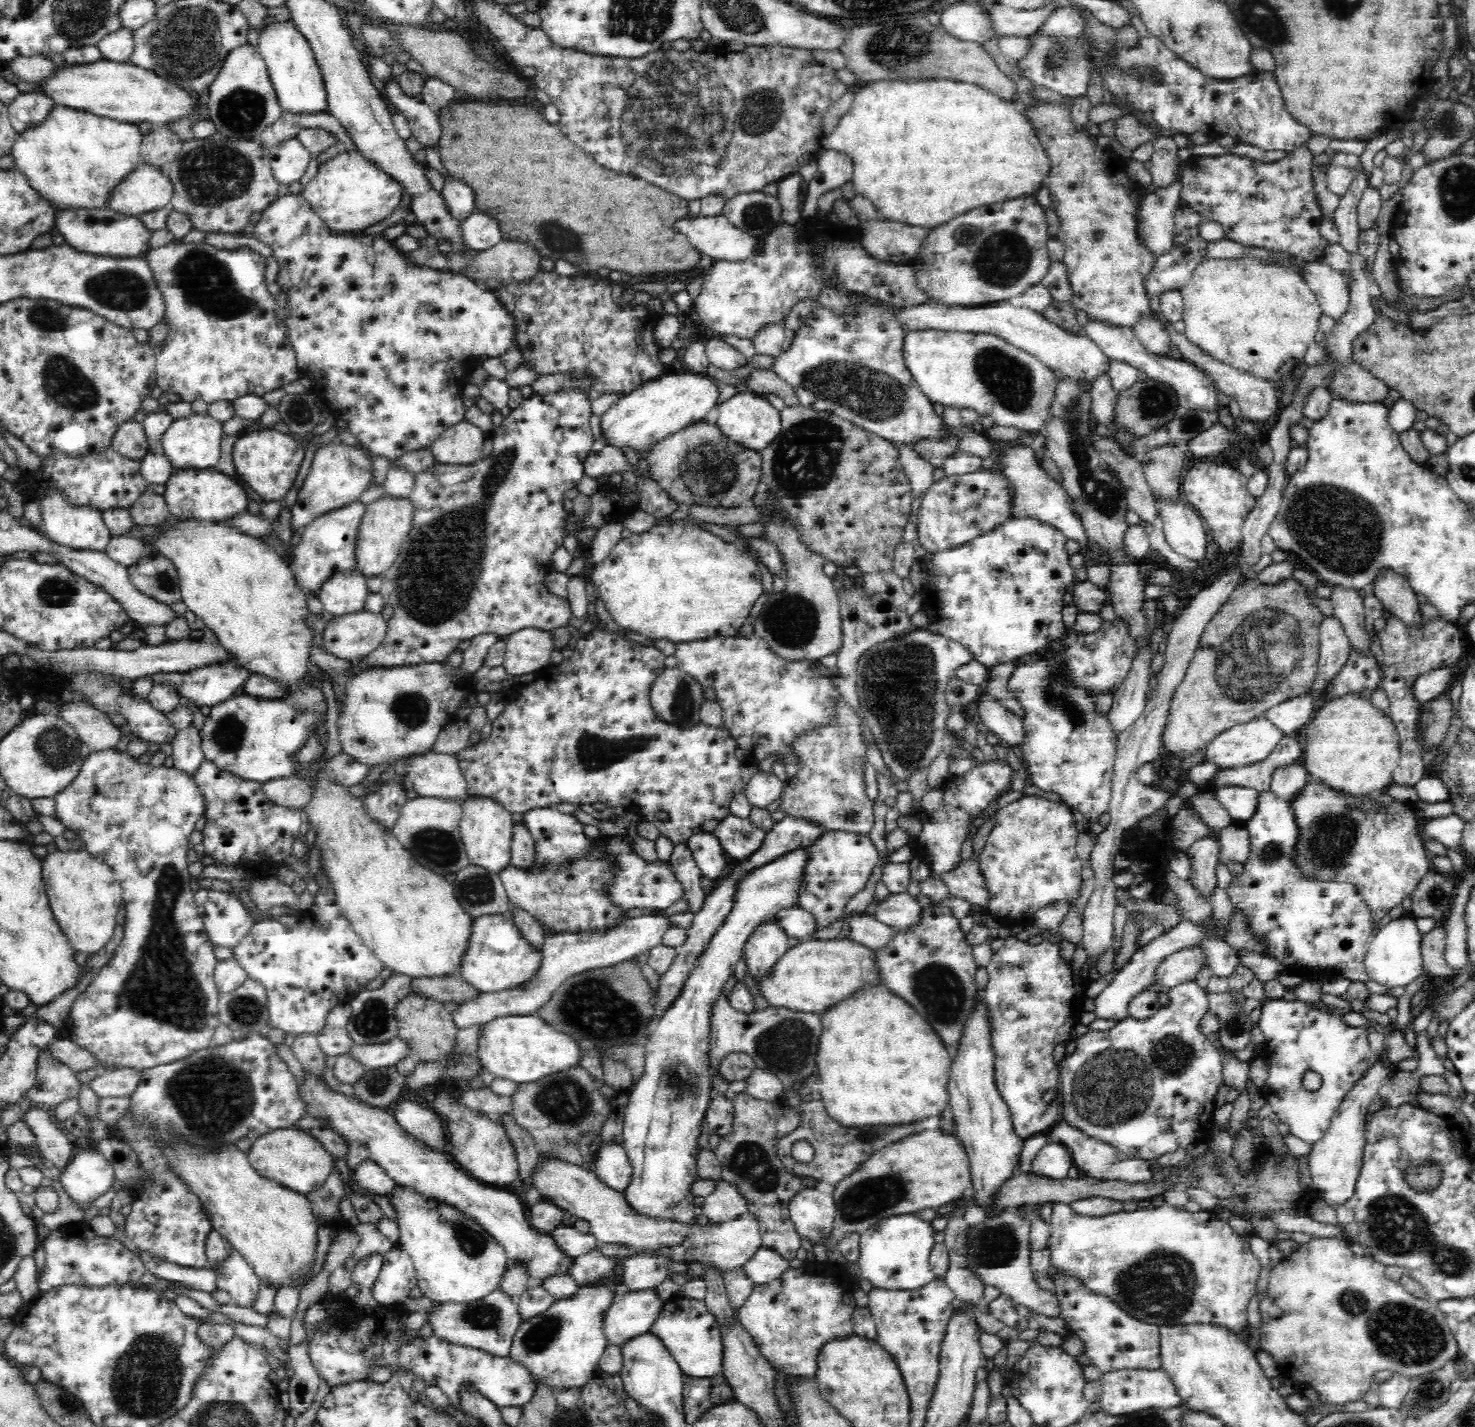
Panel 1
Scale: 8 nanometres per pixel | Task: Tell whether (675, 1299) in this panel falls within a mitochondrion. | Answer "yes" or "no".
no

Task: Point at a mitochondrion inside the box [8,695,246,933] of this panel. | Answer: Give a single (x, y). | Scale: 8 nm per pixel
(55, 745)

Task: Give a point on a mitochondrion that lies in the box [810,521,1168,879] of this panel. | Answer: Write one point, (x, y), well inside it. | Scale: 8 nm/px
(908, 748)

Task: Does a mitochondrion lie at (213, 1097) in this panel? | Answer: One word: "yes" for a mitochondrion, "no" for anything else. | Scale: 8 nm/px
yes

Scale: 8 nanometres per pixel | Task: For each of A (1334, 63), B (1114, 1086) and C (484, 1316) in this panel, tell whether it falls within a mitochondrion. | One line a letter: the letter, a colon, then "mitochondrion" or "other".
A: other
B: mitochondrion
C: mitochondrion

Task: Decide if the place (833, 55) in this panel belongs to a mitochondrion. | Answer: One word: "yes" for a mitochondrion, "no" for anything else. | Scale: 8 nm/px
no

